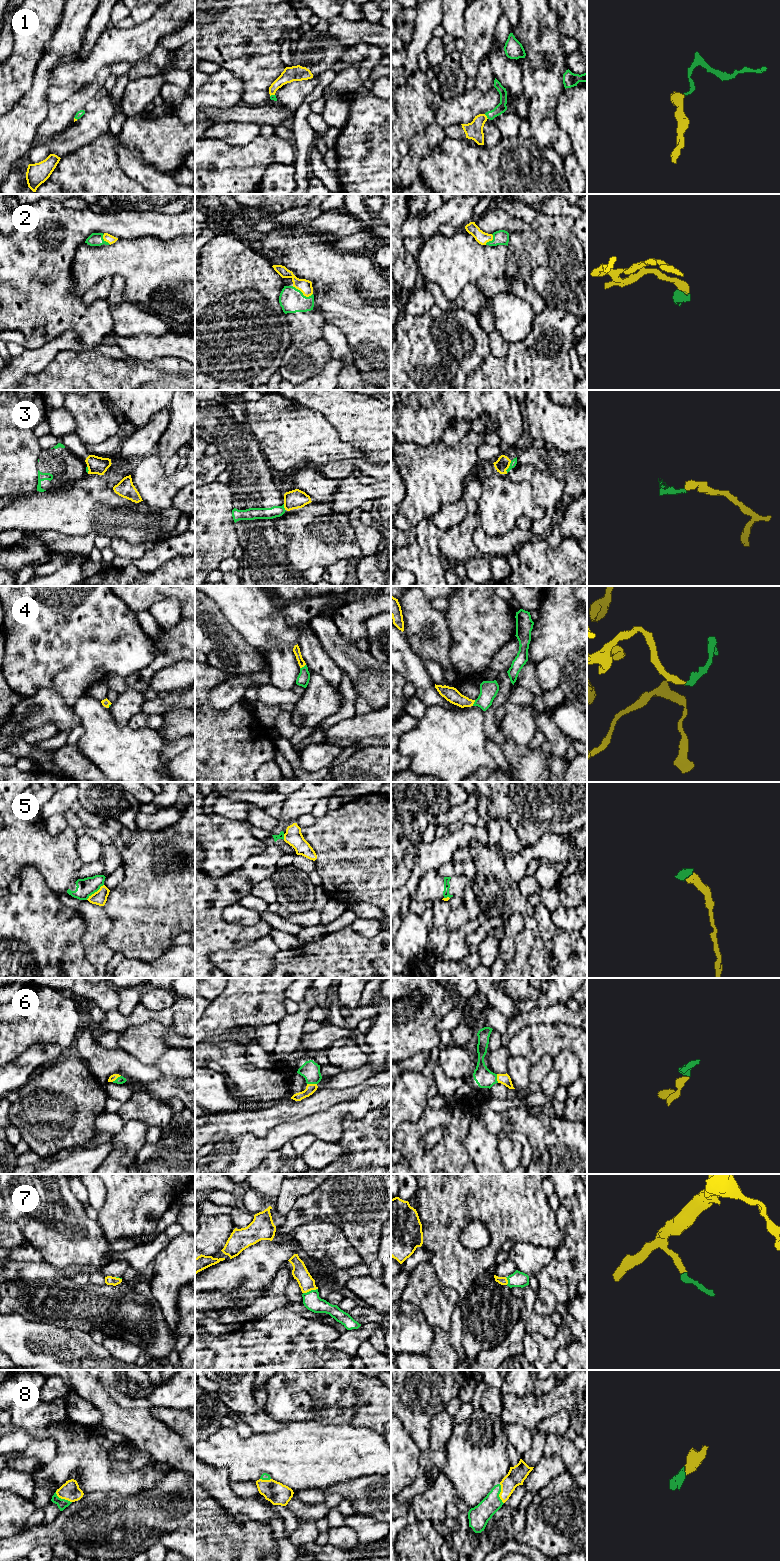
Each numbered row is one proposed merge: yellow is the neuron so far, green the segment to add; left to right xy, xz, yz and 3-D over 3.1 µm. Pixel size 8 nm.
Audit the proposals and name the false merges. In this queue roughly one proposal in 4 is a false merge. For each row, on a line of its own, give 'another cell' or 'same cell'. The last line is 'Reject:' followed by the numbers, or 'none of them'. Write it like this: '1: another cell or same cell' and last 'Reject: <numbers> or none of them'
1: same cell
2: same cell
3: another cell
4: same cell
5: another cell
6: same cell
7: same cell
8: same cell
Reject: 3, 5

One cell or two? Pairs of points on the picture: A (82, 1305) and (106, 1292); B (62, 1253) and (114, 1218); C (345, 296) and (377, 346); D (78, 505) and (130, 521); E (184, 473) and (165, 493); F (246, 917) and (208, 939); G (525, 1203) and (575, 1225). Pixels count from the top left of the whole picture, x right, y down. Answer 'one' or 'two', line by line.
A: one
B: two
C: one
D: one
E: one
F: two
G: two

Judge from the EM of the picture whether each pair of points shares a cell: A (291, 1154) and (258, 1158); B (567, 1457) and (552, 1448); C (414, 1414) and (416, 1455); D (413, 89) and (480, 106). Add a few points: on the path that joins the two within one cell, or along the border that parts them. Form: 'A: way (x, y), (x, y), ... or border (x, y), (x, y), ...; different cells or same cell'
A: border (291, 1139), (279, 1150); different cells
B: way (563, 1453), (556, 1448); same cell
C: border (402, 1423), (410, 1438), (423, 1452); different cells
D: way (424, 108), (434, 118), (443, 118), (461, 113); same cell

